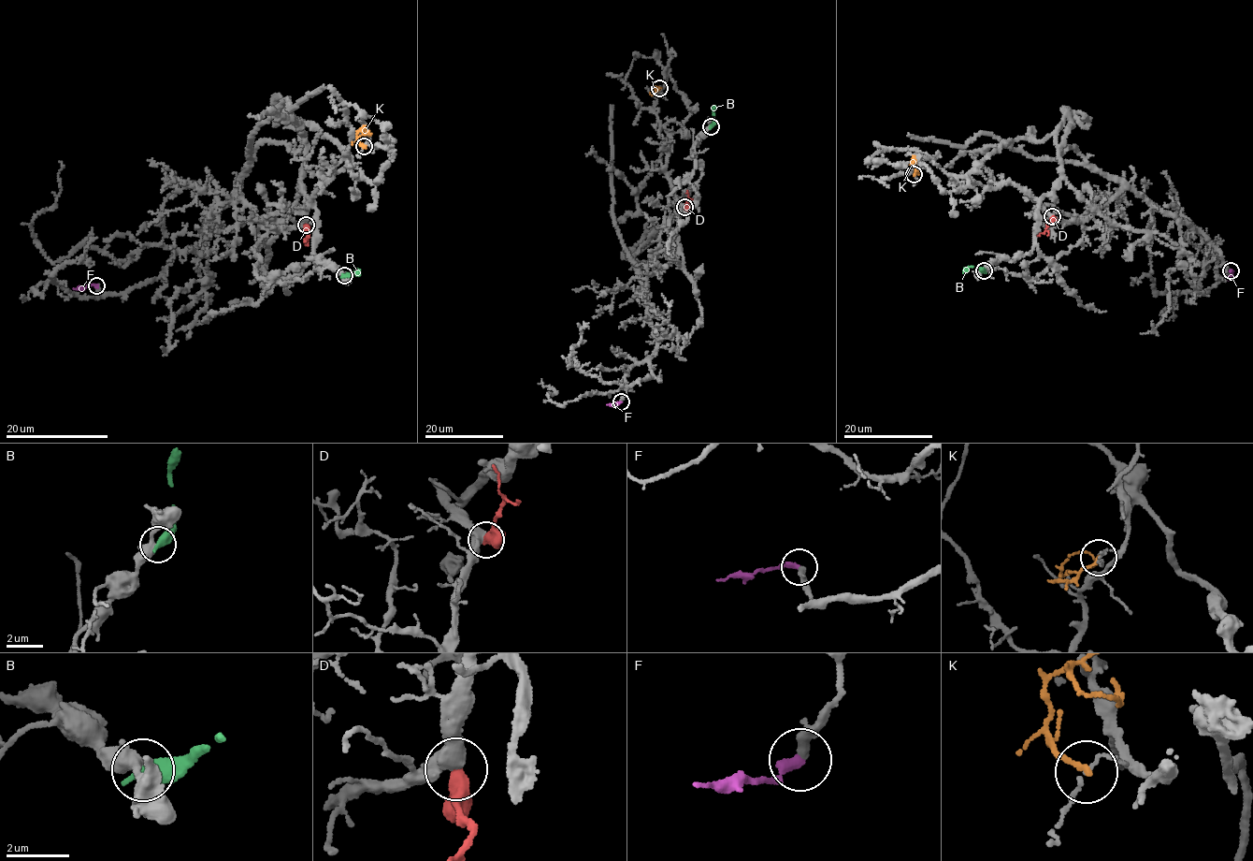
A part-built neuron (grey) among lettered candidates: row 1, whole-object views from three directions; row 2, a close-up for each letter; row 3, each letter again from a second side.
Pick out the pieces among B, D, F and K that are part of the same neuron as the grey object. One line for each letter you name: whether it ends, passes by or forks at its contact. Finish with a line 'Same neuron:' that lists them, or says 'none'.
F: it ends
Same neuron: F

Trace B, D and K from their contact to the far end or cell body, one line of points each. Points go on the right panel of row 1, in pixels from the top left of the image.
B: (984, 270), (972, 266), (964, 273)
D: (1053, 216), (1045, 230), (1037, 235)
K: (914, 174), (914, 163), (910, 164), (914, 160)

